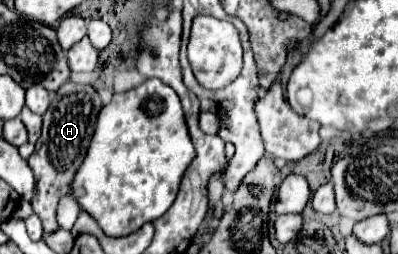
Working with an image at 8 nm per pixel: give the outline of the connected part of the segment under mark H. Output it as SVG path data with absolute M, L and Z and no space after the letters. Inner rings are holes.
M64 83L56 91L56 95L50 103L50 109L44 113L42 137L36 143L40 147L28 159L28 165L36 177L36 195L32 197L32 209L44 225L44 233L52 233L58 229L56 205L58 205L60 197L70 189L74 173L78 171L78 167L82 165L82 161L86 157L100 109L102 109L102 101L100 101L98 93L92 89L92 85Z

